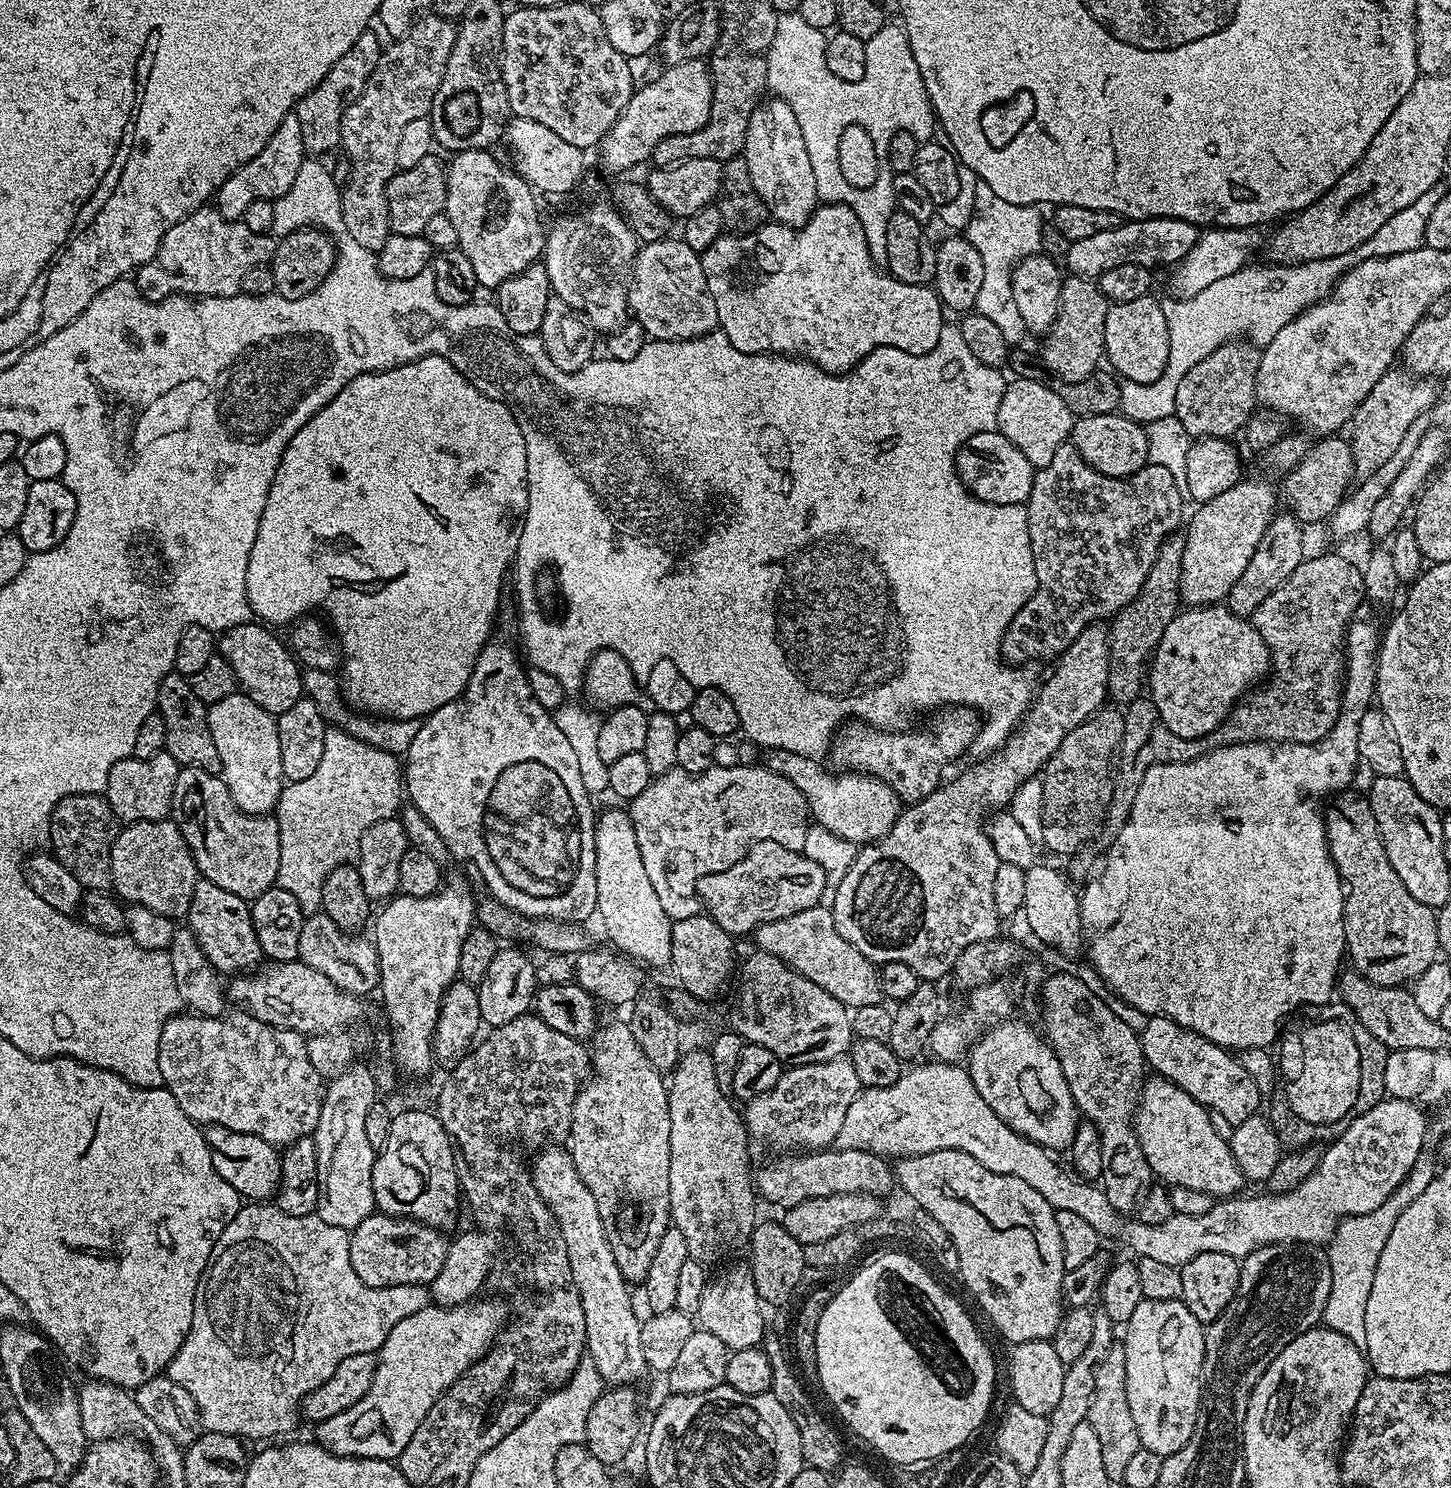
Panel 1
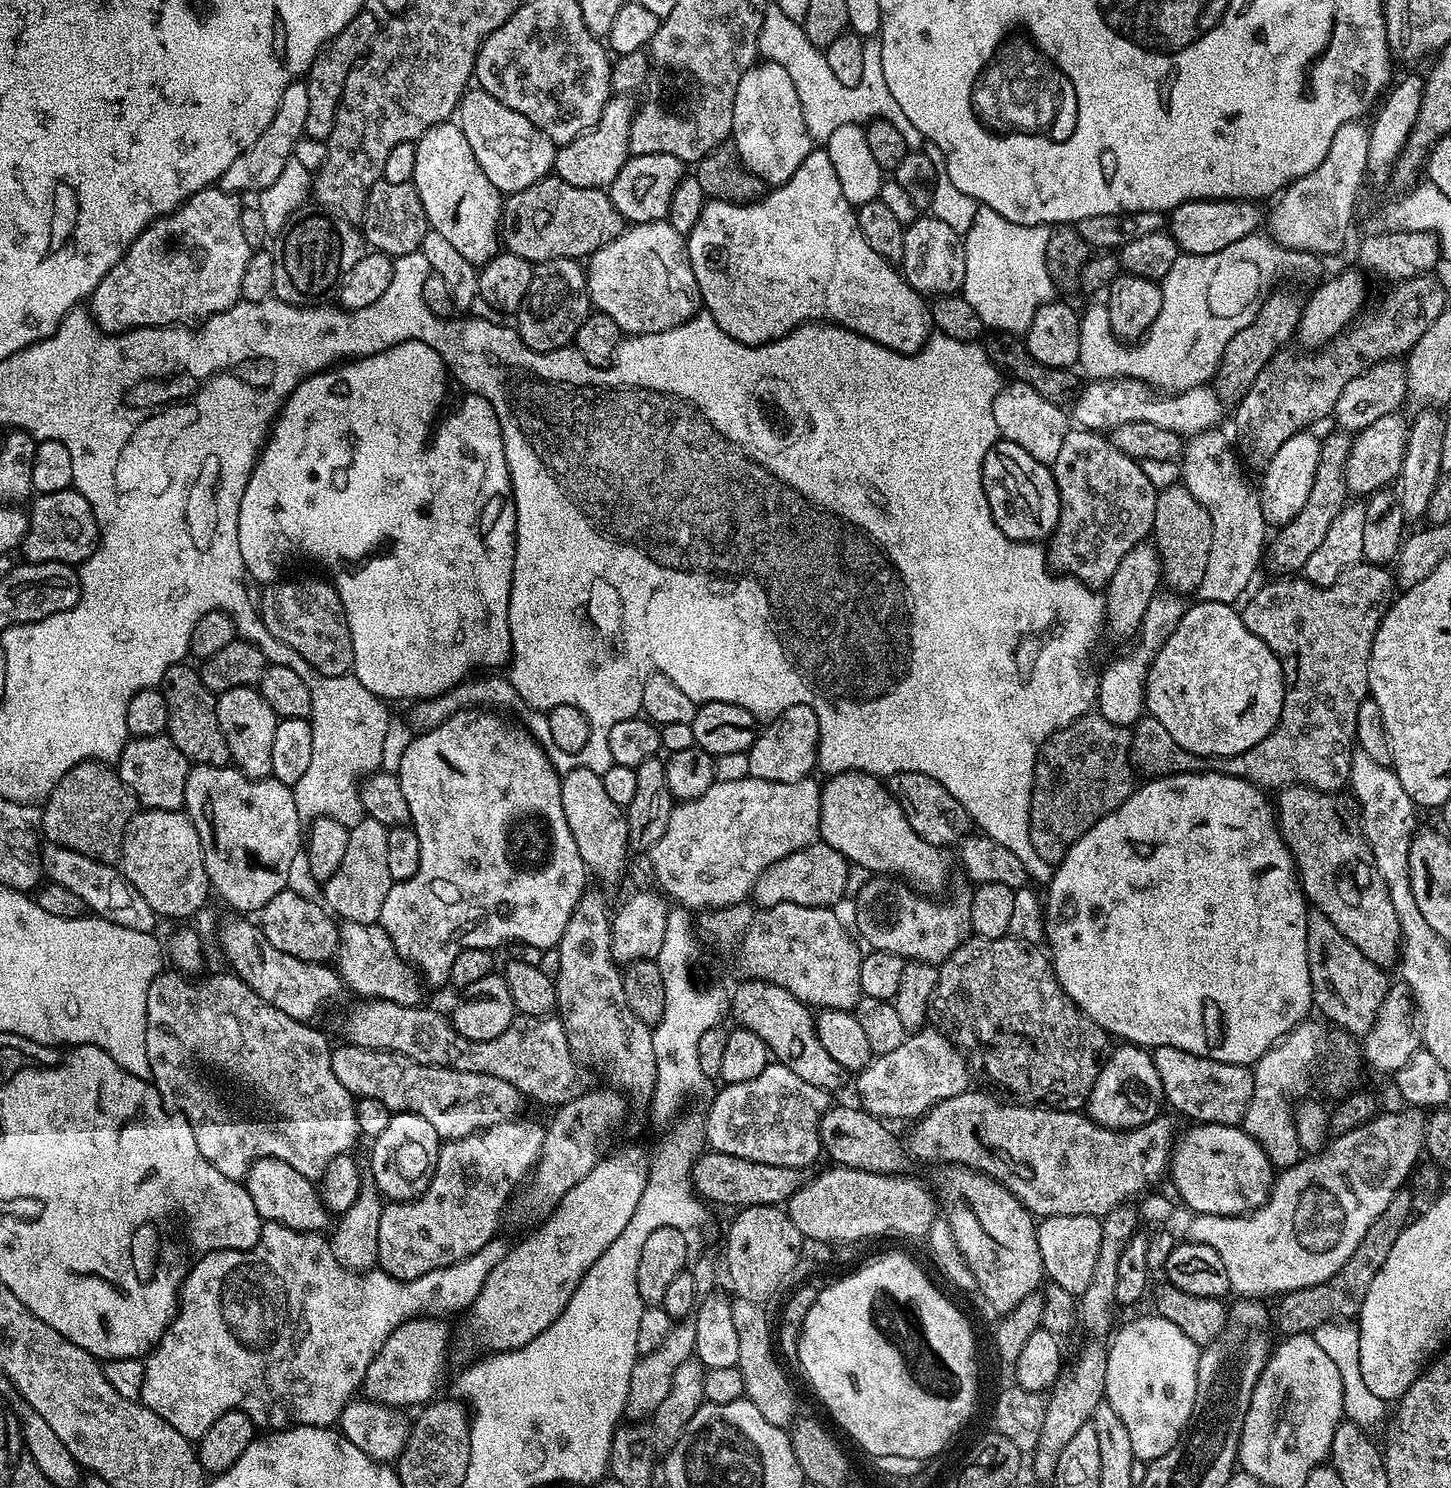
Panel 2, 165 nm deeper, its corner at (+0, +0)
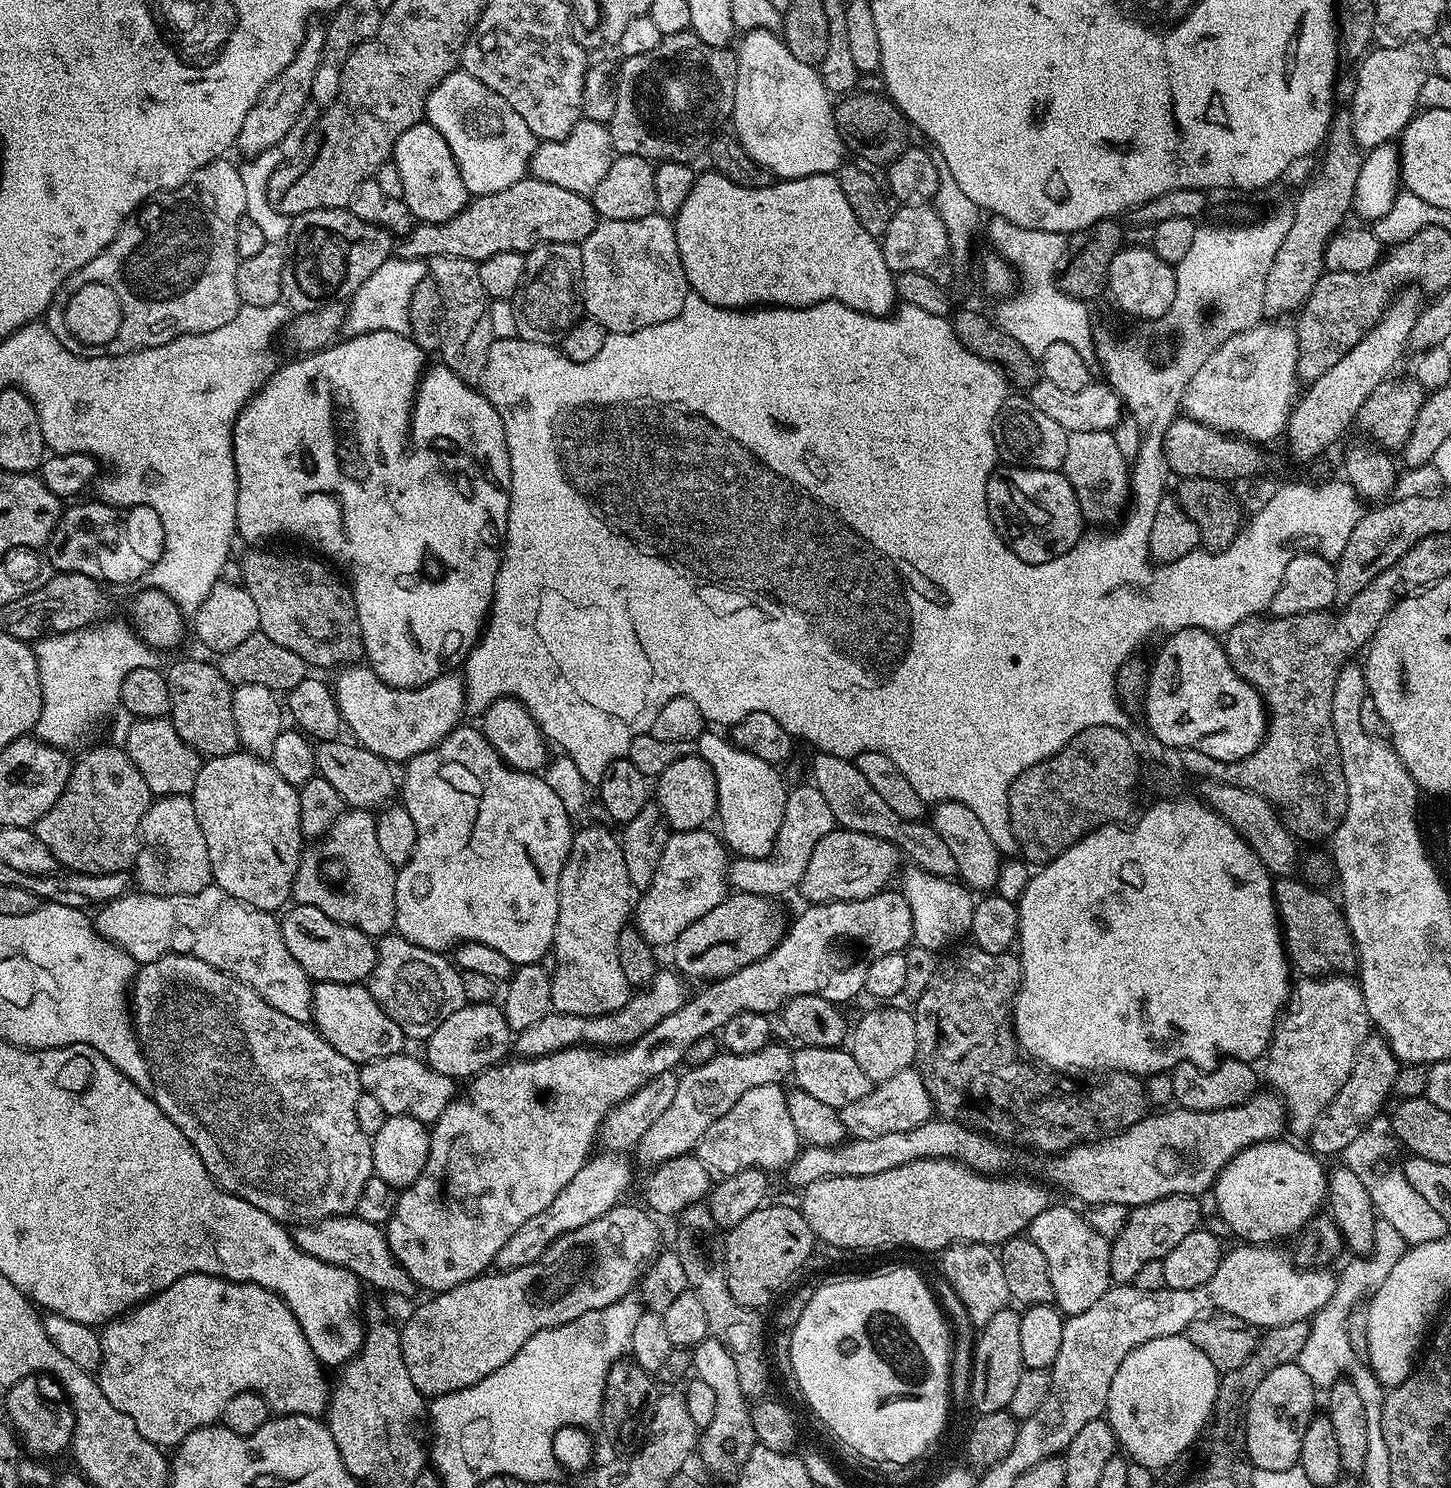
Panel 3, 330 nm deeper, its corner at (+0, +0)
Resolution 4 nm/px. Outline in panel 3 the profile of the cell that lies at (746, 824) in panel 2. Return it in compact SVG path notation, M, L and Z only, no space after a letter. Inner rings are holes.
M806 782L801 788L792 788L787 793L785 812L781 828L777 832L770 858L743 859L736 858L728 866L728 883L735 891L749 892L755 896L777 898L783 892L797 887L806 874L806 862L810 862L810 854L814 854L814 846L826 834L830 834L834 821L826 800L811 783Z

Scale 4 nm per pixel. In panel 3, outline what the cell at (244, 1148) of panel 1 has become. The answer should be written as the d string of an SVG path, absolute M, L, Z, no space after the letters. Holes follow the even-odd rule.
M349 1214L326 1216L315 1222L301 1223L297 1228L300 1229L295 1229L295 1242L306 1254L350 1270L365 1285L373 1284L380 1292L393 1292L396 1296L412 1296L418 1292L418 1285L410 1278L410 1274L406 1274L402 1265L397 1264L381 1225L371 1224L358 1215Z

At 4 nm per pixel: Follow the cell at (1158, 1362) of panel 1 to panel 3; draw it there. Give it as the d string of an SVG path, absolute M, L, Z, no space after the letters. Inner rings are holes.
M1187 1335L1170 1338L1154 1338L1126 1354L1114 1382L1110 1382L1106 1419L1116 1436L1117 1445L1123 1455L1133 1464L1141 1464L1153 1470L1168 1468L1188 1446L1199 1436L1200 1430L1211 1421L1215 1410L1215 1399L1221 1373L1216 1371L1214 1362L1188 1340Z

